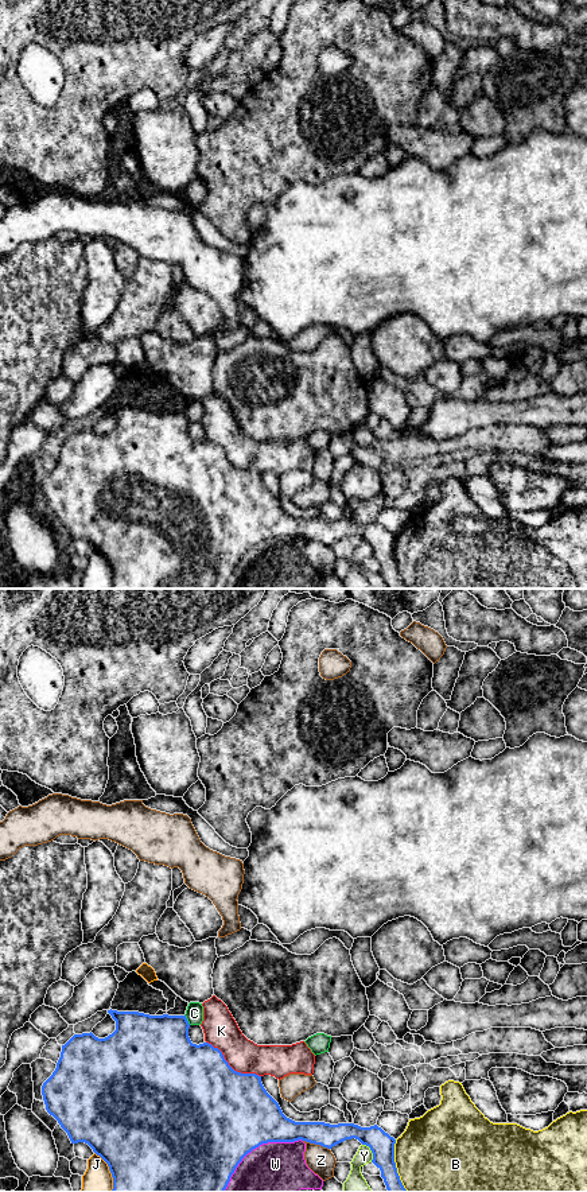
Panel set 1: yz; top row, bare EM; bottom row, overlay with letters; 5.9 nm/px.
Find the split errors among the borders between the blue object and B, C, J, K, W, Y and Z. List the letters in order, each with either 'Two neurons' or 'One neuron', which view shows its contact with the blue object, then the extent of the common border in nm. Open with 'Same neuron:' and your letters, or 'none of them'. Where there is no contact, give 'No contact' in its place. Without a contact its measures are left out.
Same neuron: C
B: Two neurons. Touches blue in yz. Shared border 320 nm
C: One neuron. Touches blue in yz. Shared border 70 nm
J: Two neurons. Touches blue in yz. Shared border 260 nm
K: Two neurons. Touches blue in yz. Shared border 380 nm
W: Two neurons. Touches blue in yz. Shared border 550 nm
Y: Two neurons. Touches blue in yz. Shared border 130 nm
Z: Two neurons. Touches blue in yz. Shared border 170 nm

